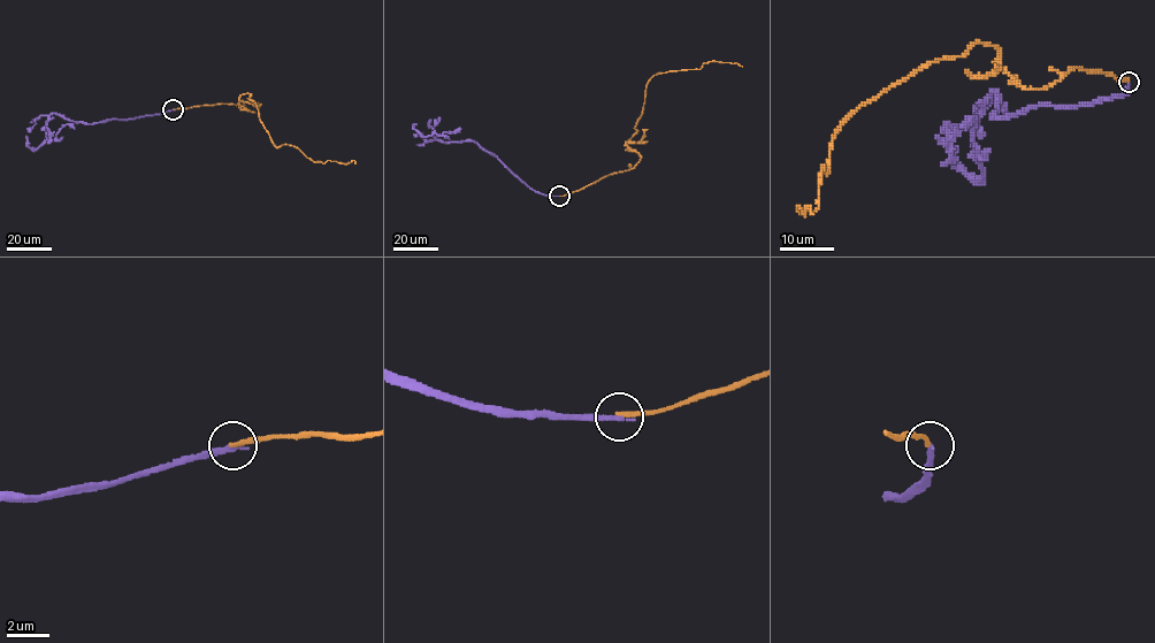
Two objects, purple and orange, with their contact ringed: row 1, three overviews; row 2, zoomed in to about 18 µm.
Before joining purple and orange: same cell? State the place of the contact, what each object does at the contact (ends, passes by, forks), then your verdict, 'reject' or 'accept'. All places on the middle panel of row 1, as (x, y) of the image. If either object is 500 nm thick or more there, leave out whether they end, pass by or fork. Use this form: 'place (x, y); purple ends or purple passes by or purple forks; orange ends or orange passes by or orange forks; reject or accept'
place (559, 196); purple ends; orange ends; reject

